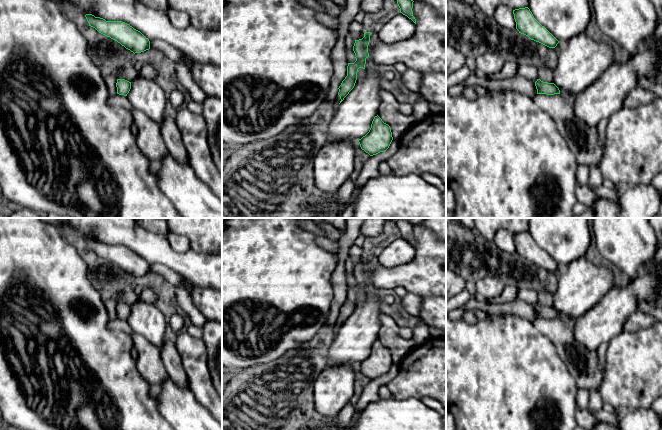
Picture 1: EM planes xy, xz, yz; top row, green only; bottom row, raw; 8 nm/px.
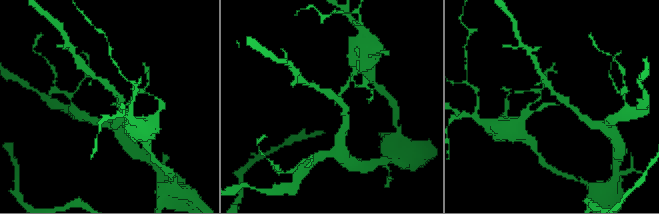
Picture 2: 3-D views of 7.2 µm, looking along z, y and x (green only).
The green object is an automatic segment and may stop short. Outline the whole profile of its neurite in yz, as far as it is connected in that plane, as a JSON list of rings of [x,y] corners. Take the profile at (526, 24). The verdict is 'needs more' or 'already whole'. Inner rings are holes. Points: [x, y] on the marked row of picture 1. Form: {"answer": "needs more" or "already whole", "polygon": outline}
{"answer": "already whole", "polygon": [[[528,7],[515,9],[513,14],[519,33],[549,48],[557,46],[559,41],[534,18]]]}

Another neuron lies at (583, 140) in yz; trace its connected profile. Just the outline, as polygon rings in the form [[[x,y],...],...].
[[[536,94],[533,101],[553,119],[579,165],[588,168],[600,166],[605,145],[600,144],[597,127],[589,126],[580,120],[575,115],[573,106],[561,94]]]

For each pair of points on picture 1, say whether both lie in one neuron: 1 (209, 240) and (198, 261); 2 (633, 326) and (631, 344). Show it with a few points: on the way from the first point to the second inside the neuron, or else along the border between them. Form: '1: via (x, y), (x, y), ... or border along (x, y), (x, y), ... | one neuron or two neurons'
1: border along (191, 248), (197, 252), (211, 255) | two neurons
2: border along (651, 325), (635, 331), (623, 330) | two neurons

